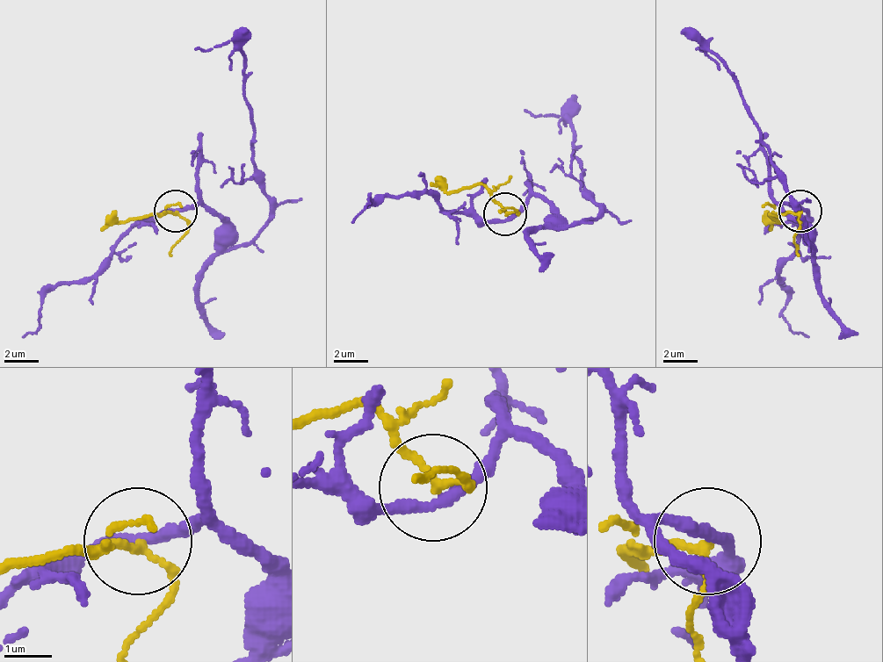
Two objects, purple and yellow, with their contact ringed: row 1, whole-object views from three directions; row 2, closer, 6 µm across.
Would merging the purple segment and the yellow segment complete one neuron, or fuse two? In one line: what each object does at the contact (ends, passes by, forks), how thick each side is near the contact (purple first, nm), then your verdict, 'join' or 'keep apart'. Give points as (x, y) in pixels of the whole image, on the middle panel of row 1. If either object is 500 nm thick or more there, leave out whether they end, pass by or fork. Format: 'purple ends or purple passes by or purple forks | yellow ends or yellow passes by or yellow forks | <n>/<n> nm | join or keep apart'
purple passes by | yellow passes by | 240/140 nm | keep apart

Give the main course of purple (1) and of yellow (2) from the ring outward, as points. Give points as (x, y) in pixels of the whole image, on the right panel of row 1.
1: (803, 212), (786, 204), (782, 207), (812, 241), (795, 216), (795, 199), (739, 80), (701, 46), (697, 50)
2: (799, 212), (770, 216), (778, 220), (770, 229)

